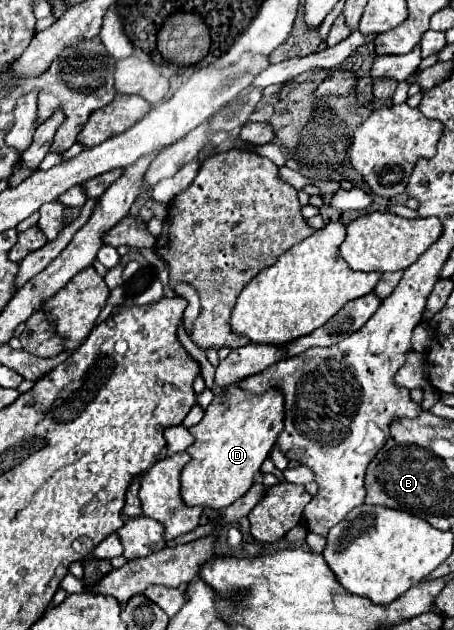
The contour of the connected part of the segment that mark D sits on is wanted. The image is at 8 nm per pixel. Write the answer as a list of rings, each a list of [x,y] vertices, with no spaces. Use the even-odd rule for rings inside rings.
[[[239,382],[225,386],[207,406],[203,420],[189,428],[195,442],[187,448],[191,462],[181,472],[183,502],[223,510],[241,498],[253,486],[255,474],[275,446],[281,428],[285,428],[285,396],[279,388],[253,396]]]

